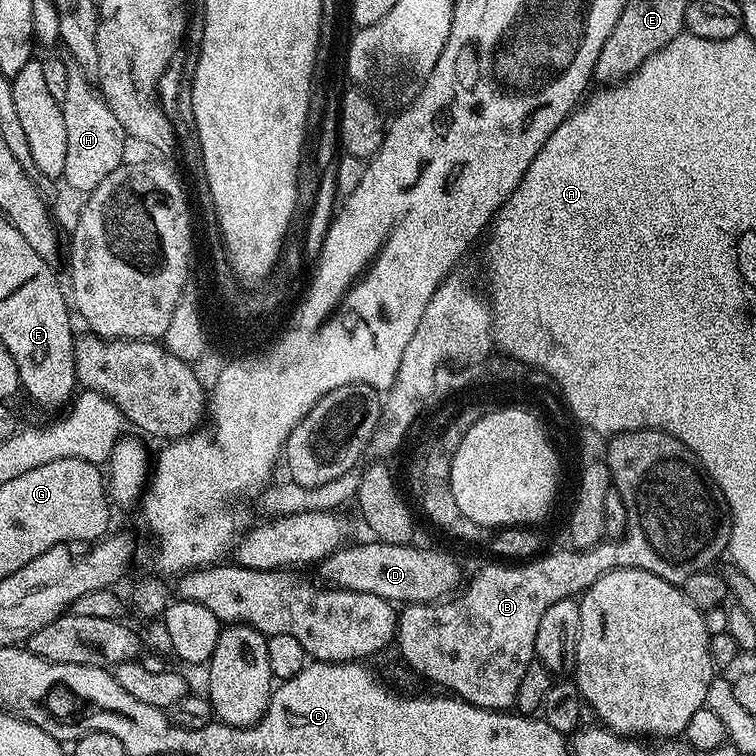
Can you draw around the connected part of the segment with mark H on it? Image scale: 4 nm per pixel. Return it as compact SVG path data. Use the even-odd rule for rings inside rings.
M69 67L66 96L60 101L62 122L66 122L66 164L62 180L74 191L90 194L100 185L102 178L106 178L106 174L114 174L114 170L125 163L126 137L114 110L110 110L93 81L84 76L87 75L81 69Z

